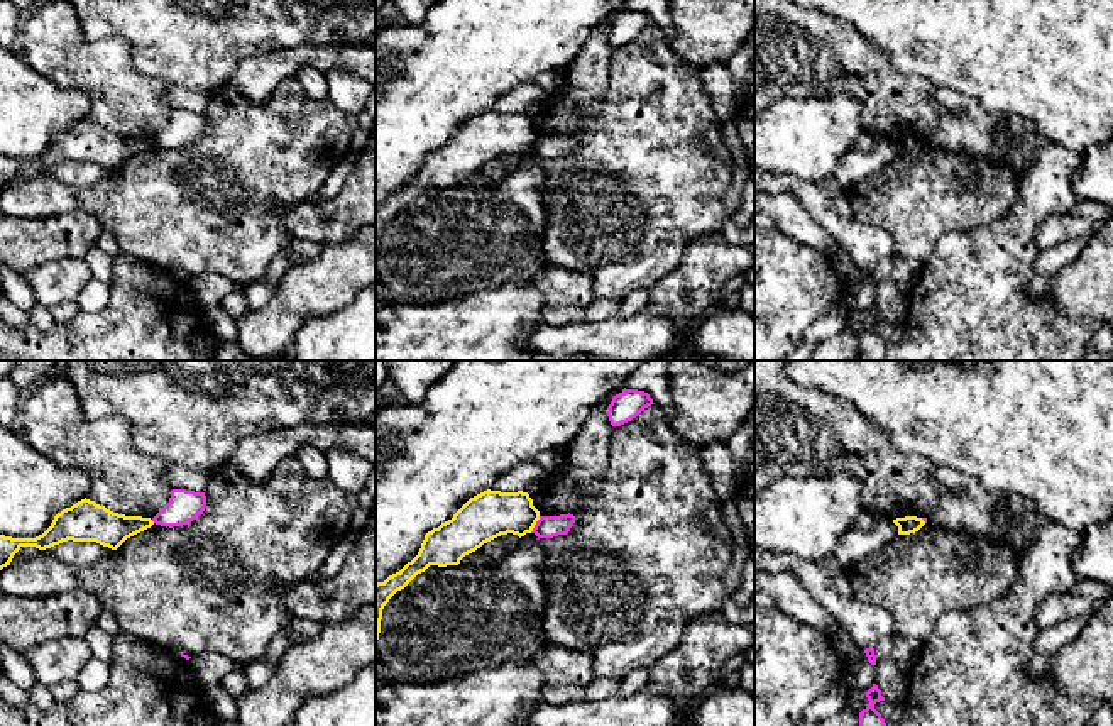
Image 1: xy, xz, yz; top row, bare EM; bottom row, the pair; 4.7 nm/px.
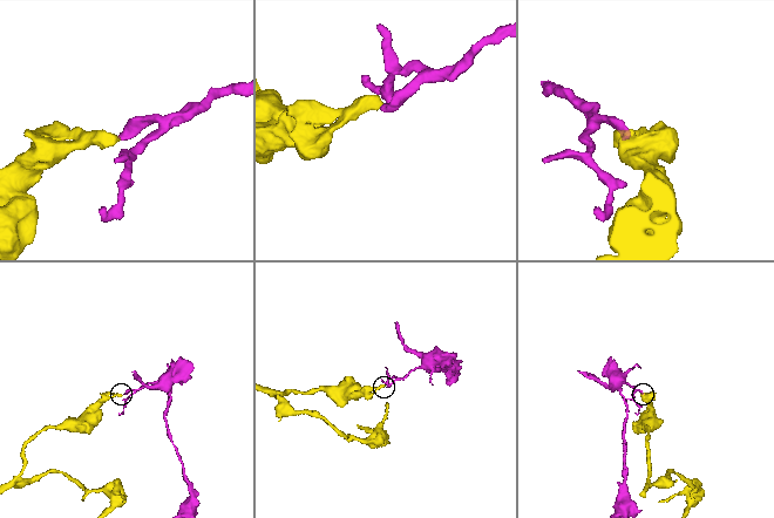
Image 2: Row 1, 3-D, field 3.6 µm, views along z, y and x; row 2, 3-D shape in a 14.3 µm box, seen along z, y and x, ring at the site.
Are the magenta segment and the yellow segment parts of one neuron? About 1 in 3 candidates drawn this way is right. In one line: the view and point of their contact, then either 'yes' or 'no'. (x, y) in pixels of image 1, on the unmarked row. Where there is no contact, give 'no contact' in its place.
contact xz (535, 146); no

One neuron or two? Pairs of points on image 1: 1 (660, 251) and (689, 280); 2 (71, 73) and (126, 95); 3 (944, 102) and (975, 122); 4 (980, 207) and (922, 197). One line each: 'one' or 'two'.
1: two
2: one
3: one
4: one

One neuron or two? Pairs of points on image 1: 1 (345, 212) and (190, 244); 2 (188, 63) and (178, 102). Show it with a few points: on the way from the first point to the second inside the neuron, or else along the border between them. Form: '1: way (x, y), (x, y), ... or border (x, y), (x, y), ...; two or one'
1: border (308, 200), (274, 207), (293, 237); two
2: border (171, 83), (193, 90), (220, 90); two

